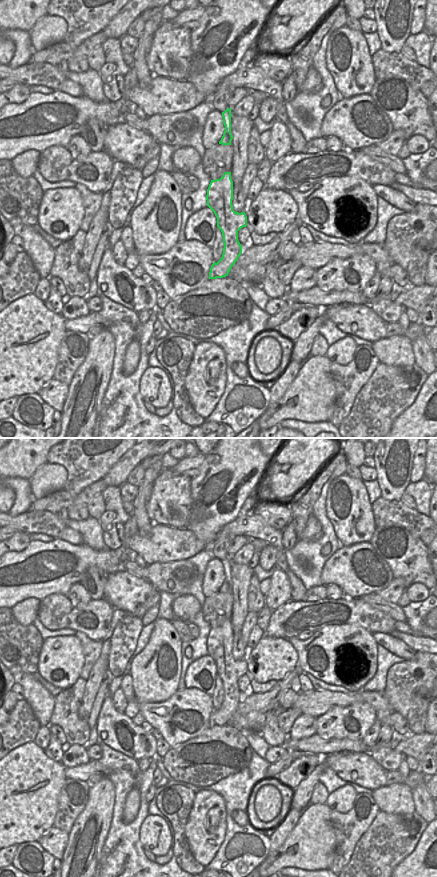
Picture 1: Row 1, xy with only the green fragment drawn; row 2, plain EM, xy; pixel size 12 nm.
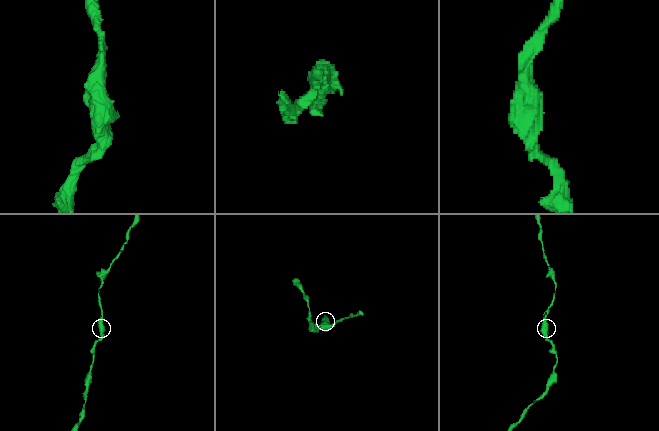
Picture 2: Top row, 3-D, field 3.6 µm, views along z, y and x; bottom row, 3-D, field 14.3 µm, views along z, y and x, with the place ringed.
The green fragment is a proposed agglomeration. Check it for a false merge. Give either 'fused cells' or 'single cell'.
single cell

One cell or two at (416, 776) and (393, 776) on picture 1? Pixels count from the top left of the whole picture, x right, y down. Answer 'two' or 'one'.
one

